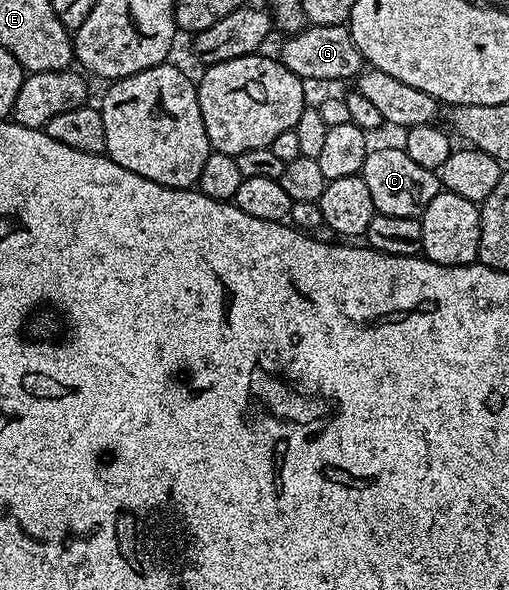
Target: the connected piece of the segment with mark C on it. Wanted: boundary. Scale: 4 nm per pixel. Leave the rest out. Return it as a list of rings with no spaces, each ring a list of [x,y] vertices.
[[[402,147],[372,148],[363,164],[361,176],[365,179],[365,187],[369,187],[375,212],[381,215],[422,218],[425,207],[429,207],[429,203],[433,203],[433,199],[441,191],[438,172],[420,167],[416,161],[409,159],[407,150]]]

